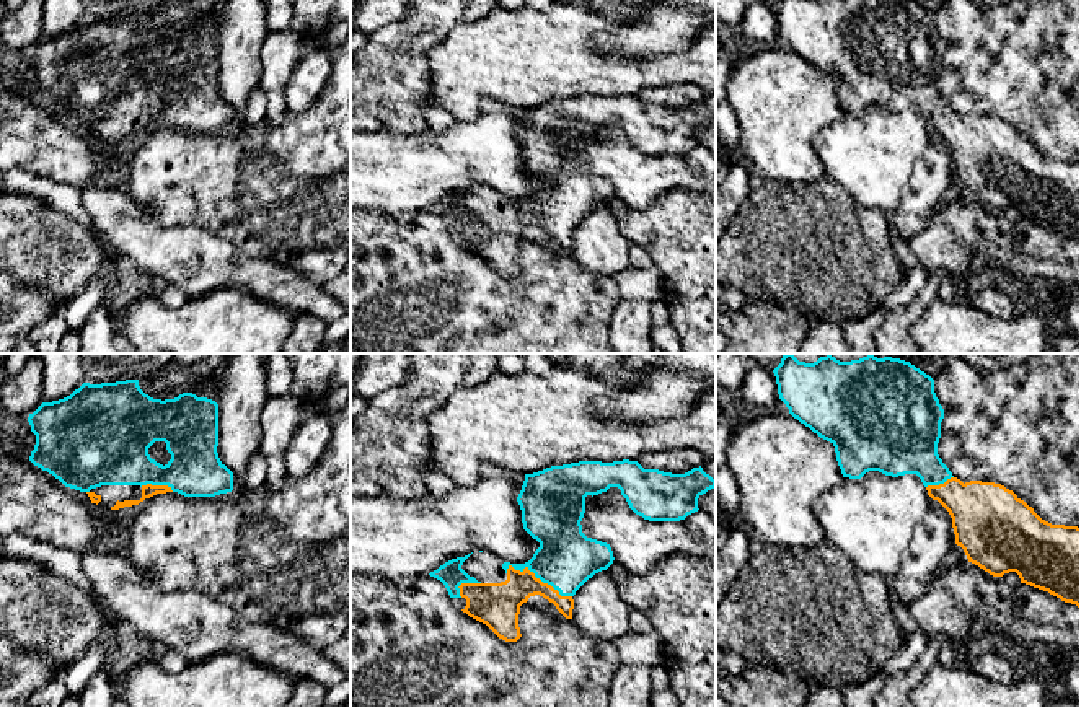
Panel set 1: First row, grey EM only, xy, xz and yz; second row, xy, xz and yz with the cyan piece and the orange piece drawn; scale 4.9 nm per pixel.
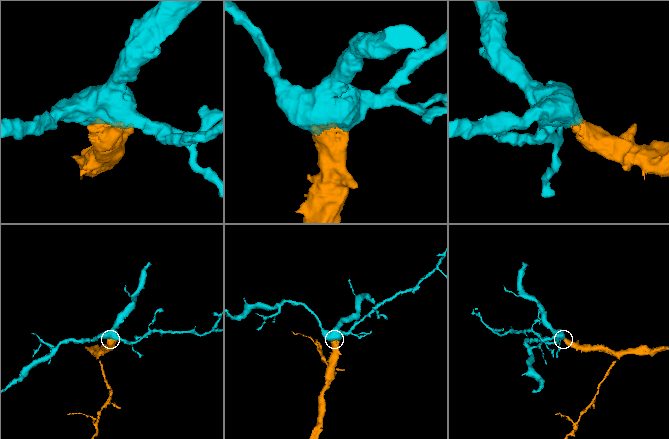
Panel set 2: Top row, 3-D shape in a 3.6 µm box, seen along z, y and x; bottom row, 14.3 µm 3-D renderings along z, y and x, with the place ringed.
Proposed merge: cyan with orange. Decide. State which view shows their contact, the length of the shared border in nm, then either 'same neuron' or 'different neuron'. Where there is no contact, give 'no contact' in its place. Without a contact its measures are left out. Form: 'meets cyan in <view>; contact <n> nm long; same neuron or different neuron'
meets cyan in xz; contact 360 nm long; same neuron

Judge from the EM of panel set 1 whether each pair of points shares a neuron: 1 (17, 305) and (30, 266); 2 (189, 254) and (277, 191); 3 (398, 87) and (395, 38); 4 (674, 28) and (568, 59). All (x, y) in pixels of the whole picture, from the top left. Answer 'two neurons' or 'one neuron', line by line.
1: two neurons
2: two neurons
3: one neuron
4: two neurons

